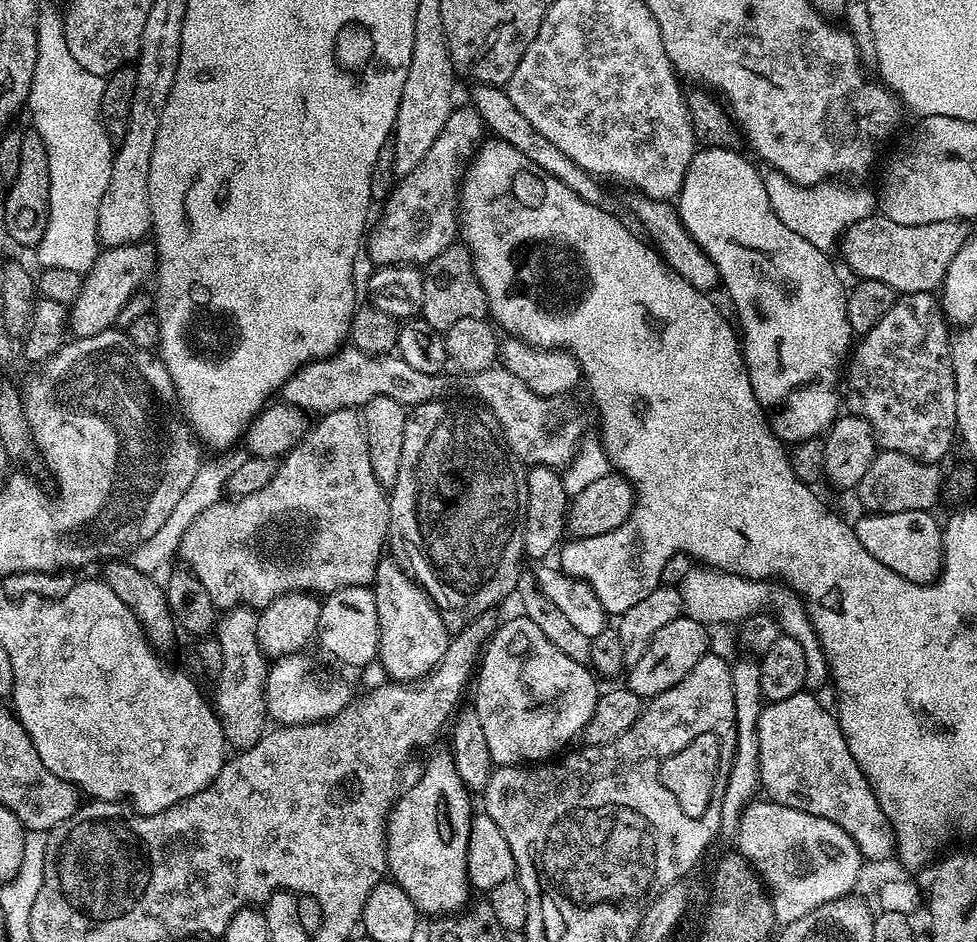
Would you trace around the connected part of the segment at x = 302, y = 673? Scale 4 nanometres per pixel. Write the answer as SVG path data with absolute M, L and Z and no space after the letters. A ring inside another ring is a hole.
M307 655L281 656L271 661L264 677L264 711L273 725L319 724L338 715L354 699L354 691L344 680L331 680L316 672Z

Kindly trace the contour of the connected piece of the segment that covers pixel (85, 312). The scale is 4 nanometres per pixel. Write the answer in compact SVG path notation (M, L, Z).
M141 242L103 249L85 273L80 294L70 306L68 326L71 335L90 338L113 327L125 304L145 287L144 282L151 279L155 268L156 251L151 243Z

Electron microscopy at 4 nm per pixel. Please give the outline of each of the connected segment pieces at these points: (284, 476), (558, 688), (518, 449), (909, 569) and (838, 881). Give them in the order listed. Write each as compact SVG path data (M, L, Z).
M343 408L337 412L325 412L319 417L320 420L309 427L308 433L290 449L287 456L277 463L274 478L262 486L262 490L257 490L255 494L246 494L235 498L224 498L220 503L210 506L203 514L198 514L194 518L190 530L182 534L179 559L192 573L206 586L206 594L210 594L210 602L218 610L227 610L237 606L259 610L264 608L274 598L282 598L291 592L310 592L313 594L327 594L337 592L340 588L363 588L371 585L376 578L376 567L382 559L388 538L388 497L389 493L374 478L374 466L370 466L370 450L366 446L366 434L364 433L364 422L359 411Z
M517 614L513 620L508 620L505 624L503 621L497 627L496 633L488 641L482 653L482 659L478 664L478 671L474 676L475 684L476 701L474 701L474 707L479 721L482 722L482 731L486 737L486 747L490 750L490 758L493 765L496 766L503 766L505 764L532 766L537 762L551 761L557 754L563 753L569 747L567 744L575 736L577 739L583 733L586 722L590 722L590 718L594 714L594 706L598 702L600 695L602 695L601 689L596 689L596 684L598 685L597 677L585 665L574 662L572 658L566 658L566 654L562 654L562 650L558 650L558 646L554 646L554 642L550 642L550 638L546 638L546 634L542 634L542 630L538 630L538 626L534 626L534 622L530 622L528 617L523 614Z
M499 366L473 372L467 380L469 390L477 396L475 399L489 408L500 423L509 450L521 464L563 470L572 463L586 429L579 410L571 404L568 396L534 394L524 382L518 382L514 374Z
M906 510L902 514L864 514L860 521L855 521L856 537L882 566L894 570L894 574L902 574L902 578L915 584L931 584L944 567L946 539L941 521L939 524L932 515L931 511L918 510Z
M757 798L749 804L734 840L740 847L739 855L752 865L771 896L776 924L780 926L798 922L810 910L849 895L860 880L860 848L842 826L767 798Z

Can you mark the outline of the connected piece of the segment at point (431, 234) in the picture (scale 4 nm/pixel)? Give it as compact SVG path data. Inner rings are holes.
M471 106L453 107L450 118L446 118L446 126L442 134L438 134L434 146L430 146L426 158L414 168L408 176L401 177L396 187L383 201L384 213L376 225L371 225L366 236L366 256L373 260L373 265L410 264L427 266L438 254L442 254L451 246L458 236L458 193L460 181L466 171L466 165L473 159L474 153L480 147L486 136L484 120Z

